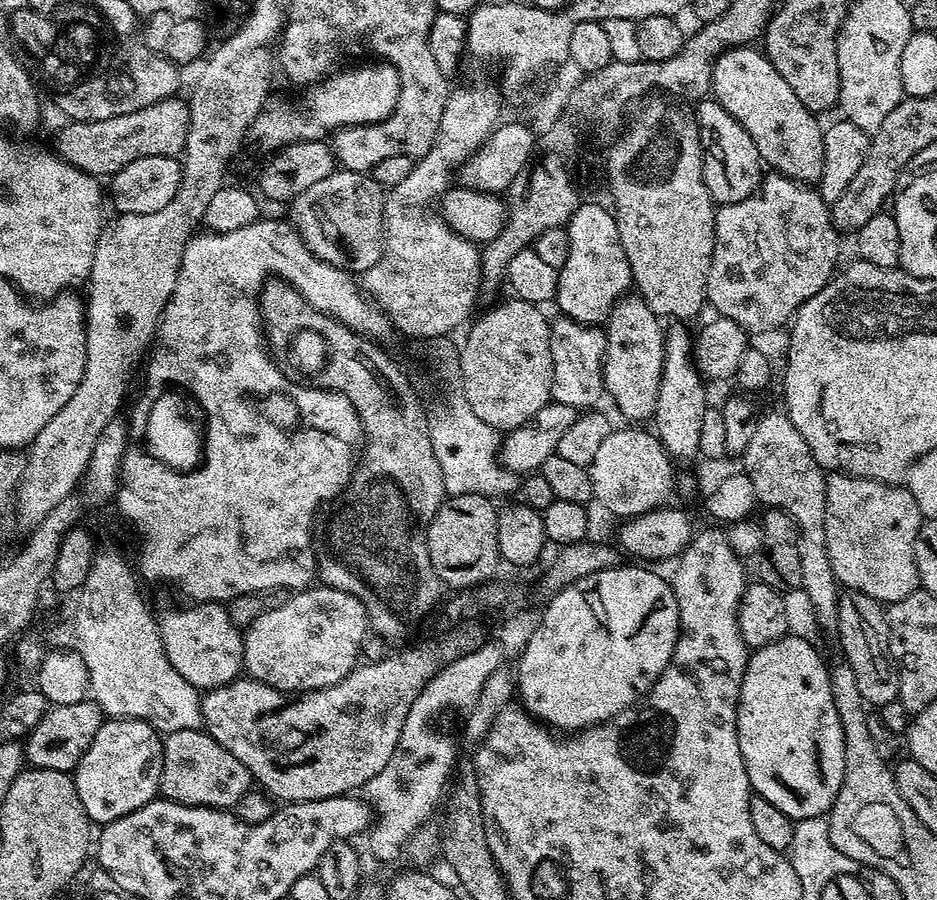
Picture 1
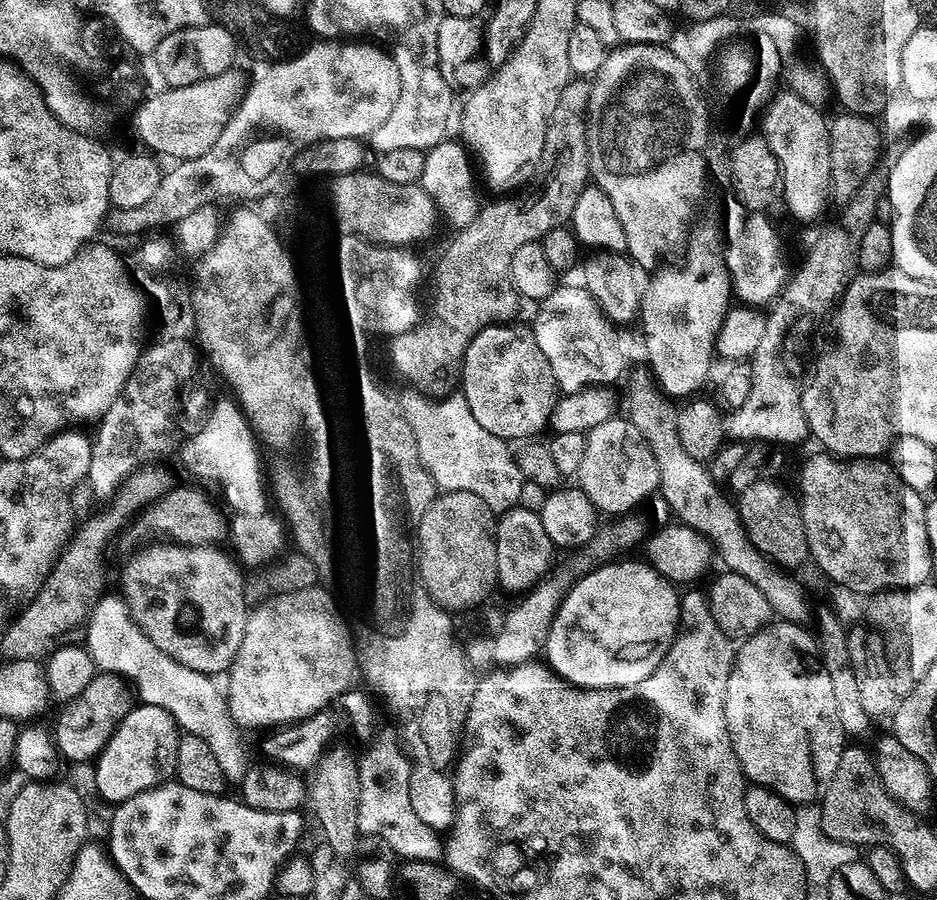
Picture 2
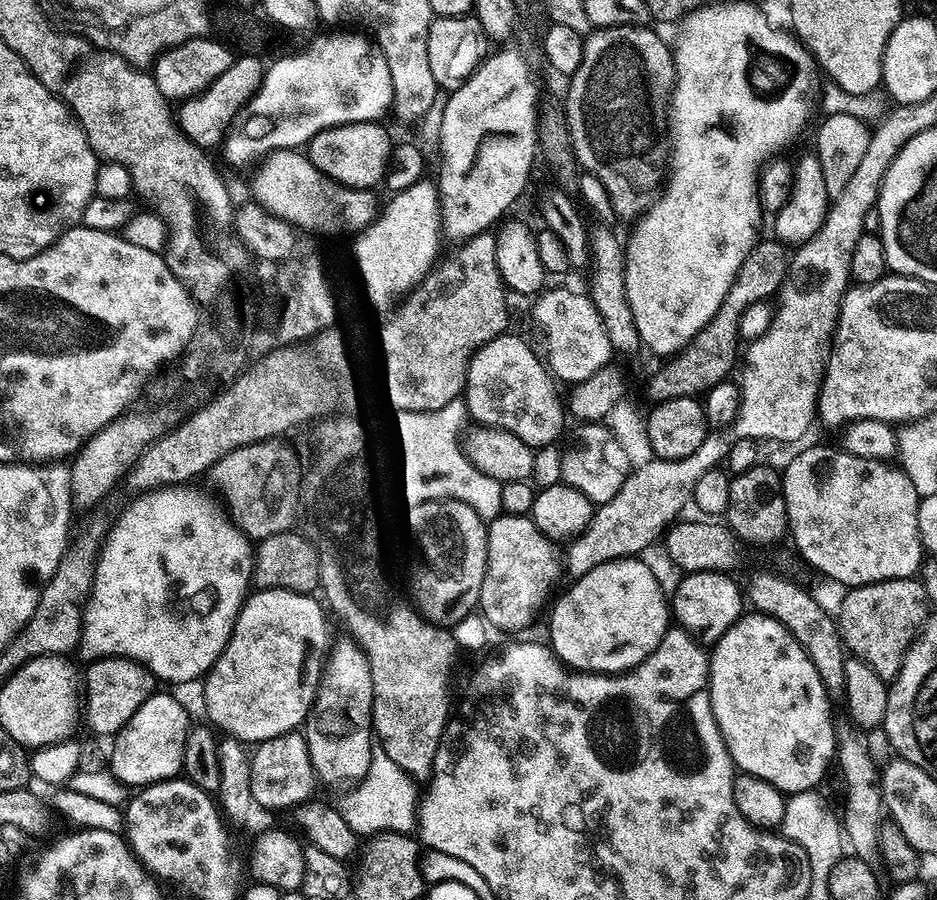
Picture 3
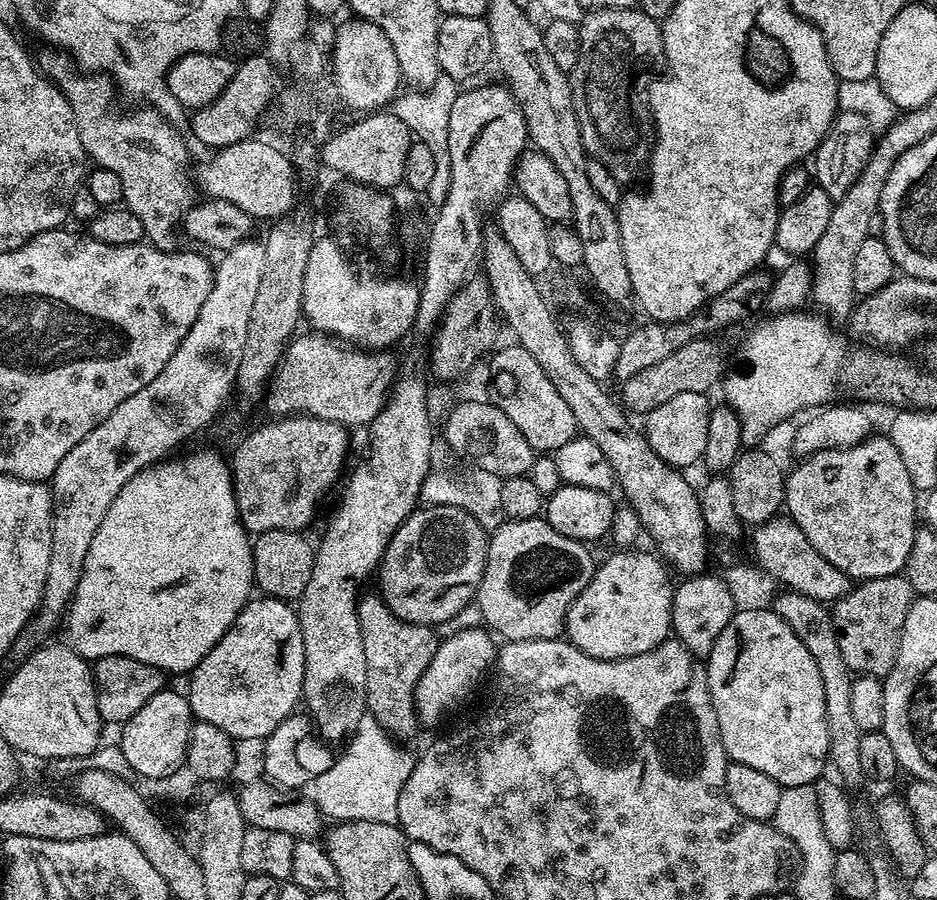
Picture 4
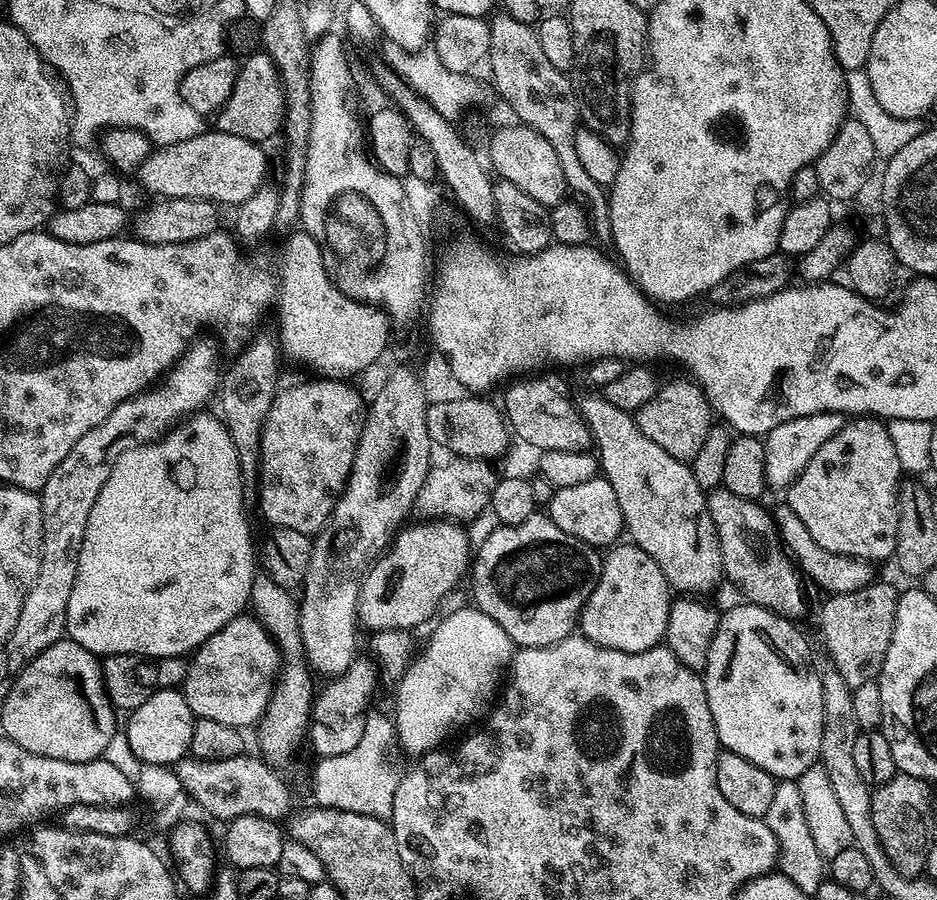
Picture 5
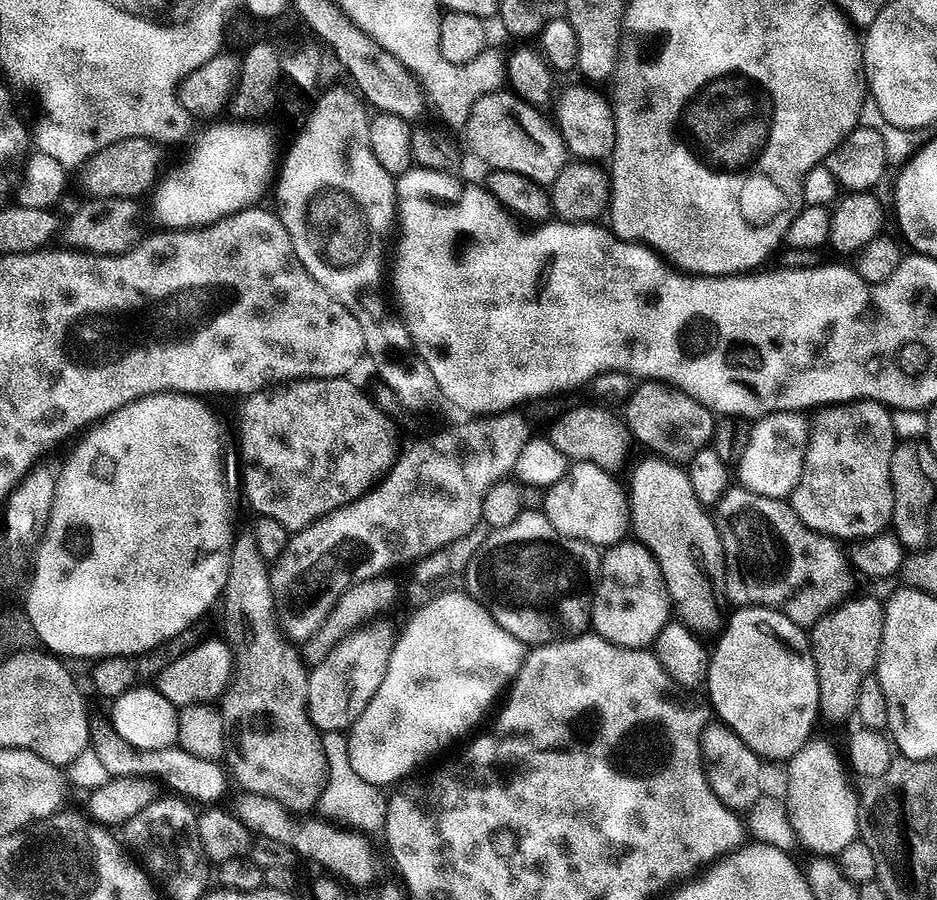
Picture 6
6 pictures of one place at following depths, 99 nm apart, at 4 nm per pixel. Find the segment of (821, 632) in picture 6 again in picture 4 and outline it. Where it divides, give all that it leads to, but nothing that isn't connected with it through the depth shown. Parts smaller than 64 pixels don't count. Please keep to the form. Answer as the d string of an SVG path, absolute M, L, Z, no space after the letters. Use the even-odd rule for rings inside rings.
M897 574L857 583L831 605L838 650L842 650L842 658L850 671L862 676L887 676L896 661L902 626L913 599L910 582Z

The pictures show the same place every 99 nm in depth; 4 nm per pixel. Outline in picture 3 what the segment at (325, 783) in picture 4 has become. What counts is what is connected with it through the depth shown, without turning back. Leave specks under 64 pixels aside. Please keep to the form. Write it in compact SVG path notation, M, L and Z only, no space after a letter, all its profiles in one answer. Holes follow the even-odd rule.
M383 750L373 751L368 773L349 791L352 793L342 805L346 824L360 838L385 833L411 833L418 824L418 794L416 796L415 787L417 785L412 777L405 774Z

